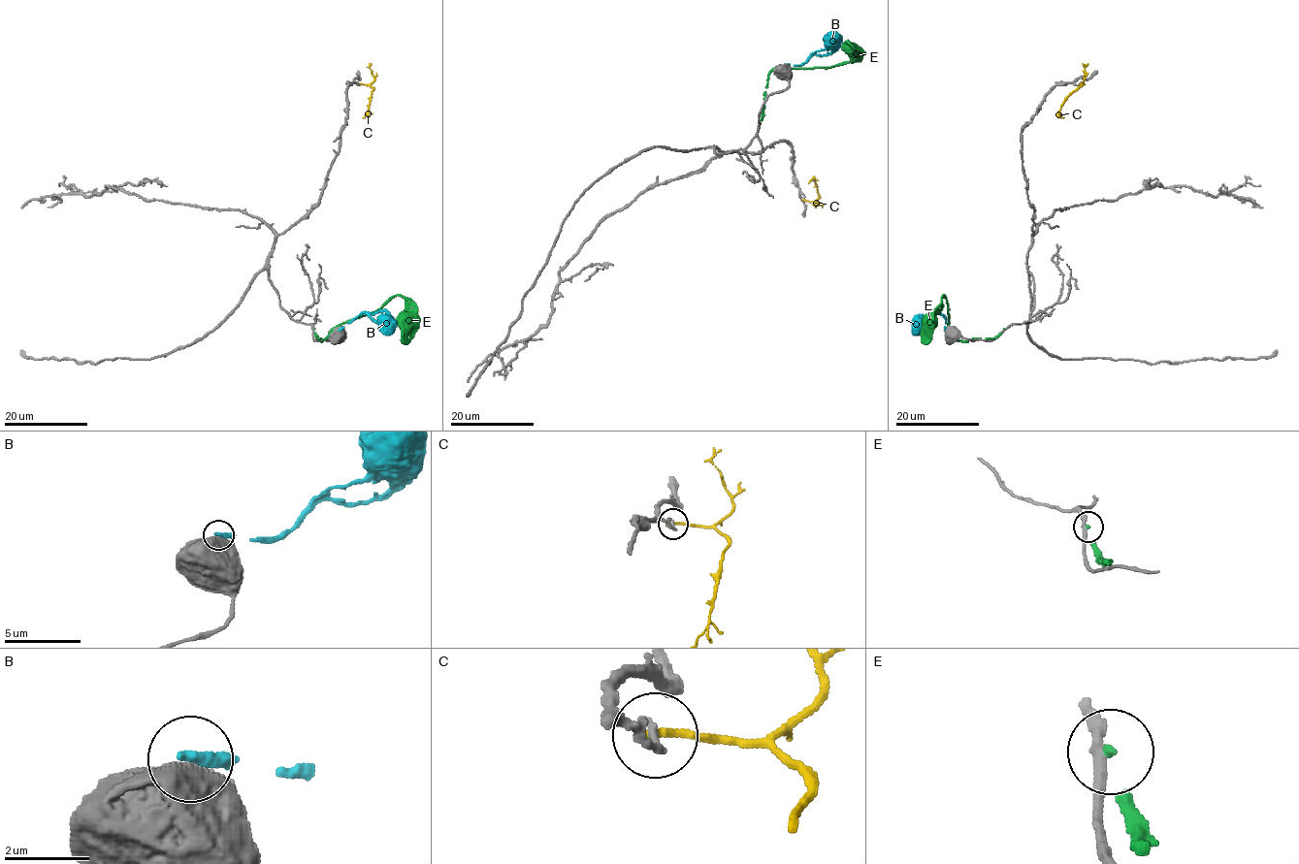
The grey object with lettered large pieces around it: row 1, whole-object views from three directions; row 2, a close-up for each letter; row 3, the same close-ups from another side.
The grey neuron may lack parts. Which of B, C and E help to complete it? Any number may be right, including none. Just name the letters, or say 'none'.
none

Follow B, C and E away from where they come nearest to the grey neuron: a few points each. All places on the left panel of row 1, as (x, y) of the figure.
B: (340, 330), (364, 313), (387, 332), (391, 329), (387, 327)
C: (358, 84), (368, 84), (373, 88), (363, 117)
E: (313, 329), (322, 341), (337, 327), (377, 312), (401, 295), (405, 300), (402, 343)

